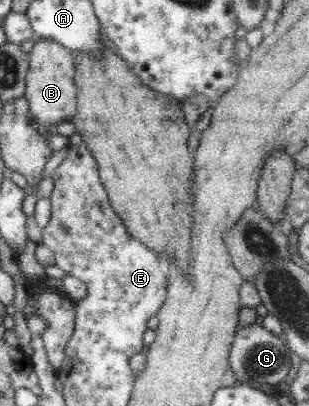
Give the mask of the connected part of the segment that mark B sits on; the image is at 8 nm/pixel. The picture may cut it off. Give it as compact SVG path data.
M43 38L35 42L28 53L30 60L27 75L25 99L28 102L28 114L40 125L53 129L62 121L73 120L79 104L79 92L75 84L76 57L60 42Z

